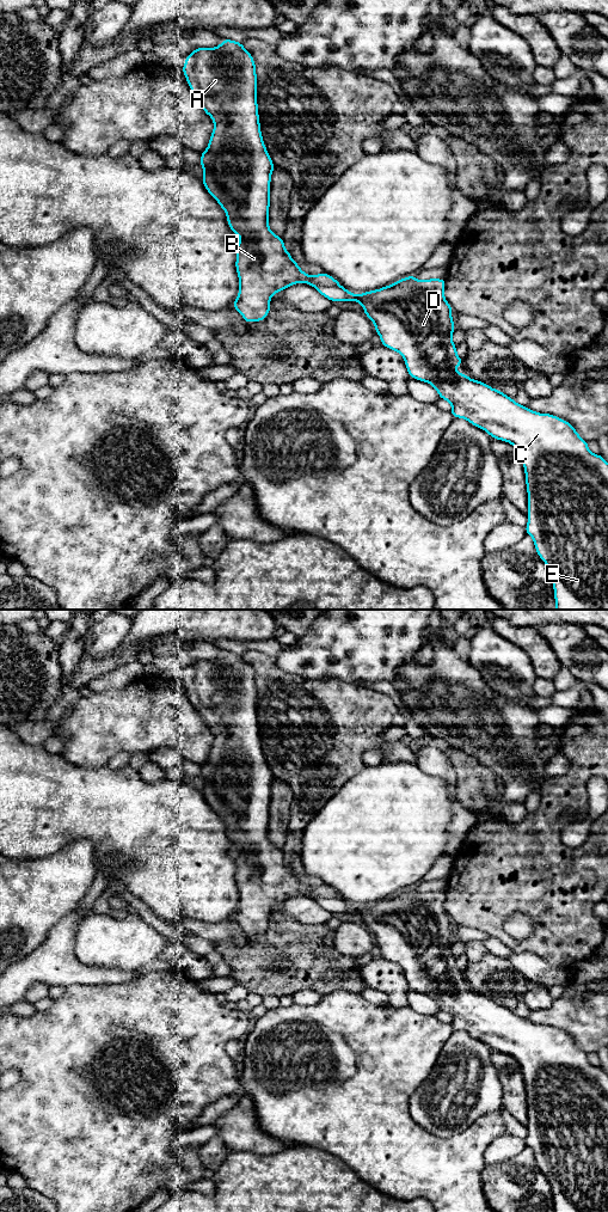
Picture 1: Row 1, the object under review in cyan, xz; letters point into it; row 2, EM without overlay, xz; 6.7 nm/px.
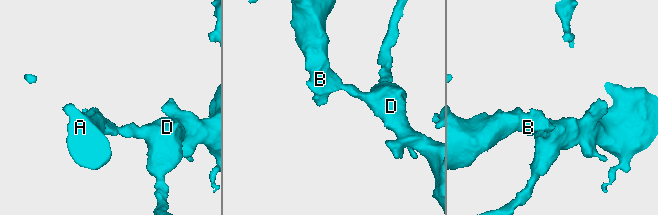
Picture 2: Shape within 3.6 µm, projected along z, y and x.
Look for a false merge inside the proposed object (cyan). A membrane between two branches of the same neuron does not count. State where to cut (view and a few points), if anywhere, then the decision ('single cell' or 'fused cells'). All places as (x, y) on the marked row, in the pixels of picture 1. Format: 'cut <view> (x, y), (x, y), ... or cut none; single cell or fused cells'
cut none; single cell

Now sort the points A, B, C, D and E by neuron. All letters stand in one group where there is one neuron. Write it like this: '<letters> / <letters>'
A B C D E

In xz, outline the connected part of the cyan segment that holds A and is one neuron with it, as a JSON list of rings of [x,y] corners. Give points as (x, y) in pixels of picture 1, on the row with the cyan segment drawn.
[[[225,38],[215,48],[196,48],[186,56],[183,69],[188,85],[201,104],[203,111],[213,118],[214,130],[208,147],[201,153],[201,166],[204,176],[201,179],[209,195],[217,201],[227,215],[227,222],[233,233],[240,237],[234,247],[237,251],[235,269],[239,277],[239,293],[233,307],[247,323],[262,322],[270,313],[270,301],[275,293],[299,282],[314,287],[324,298],[338,301],[357,301],[362,305],[381,344],[399,353],[413,378],[430,384],[441,399],[452,404],[454,418],[465,418],[472,426],[481,428],[492,439],[511,443],[520,453],[528,494],[528,524],[526,534],[534,540],[535,551],[547,565],[552,576],[555,610],[608,610],[608,463],[600,454],[589,451],[588,441],[582,439],[567,421],[552,414],[540,414],[516,403],[511,397],[490,385],[469,379],[467,373],[455,371],[463,365],[456,351],[452,335],[455,324],[452,318],[452,306],[444,298],[446,280],[417,280],[414,275],[398,280],[380,289],[354,294],[340,286],[331,275],[321,271],[311,276],[300,269],[284,249],[284,240],[269,228],[270,183],[275,169],[263,141],[258,103],[256,62],[241,42]]]

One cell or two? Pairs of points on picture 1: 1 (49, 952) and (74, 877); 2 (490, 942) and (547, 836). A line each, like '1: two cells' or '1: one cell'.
1: two cells
2: two cells

